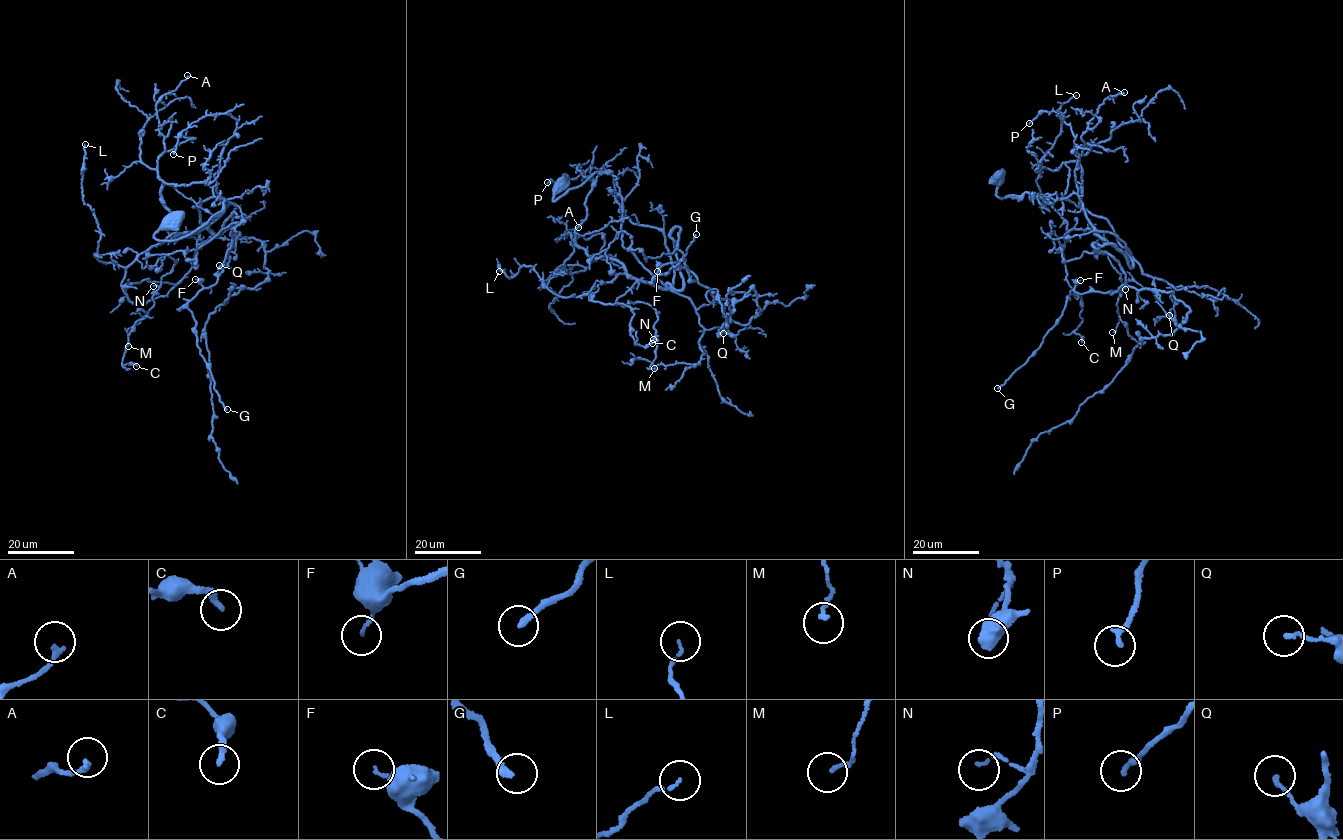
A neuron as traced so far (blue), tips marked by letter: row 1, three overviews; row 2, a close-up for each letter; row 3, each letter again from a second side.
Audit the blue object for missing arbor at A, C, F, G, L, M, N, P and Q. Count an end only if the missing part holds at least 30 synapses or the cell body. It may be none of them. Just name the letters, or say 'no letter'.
G

